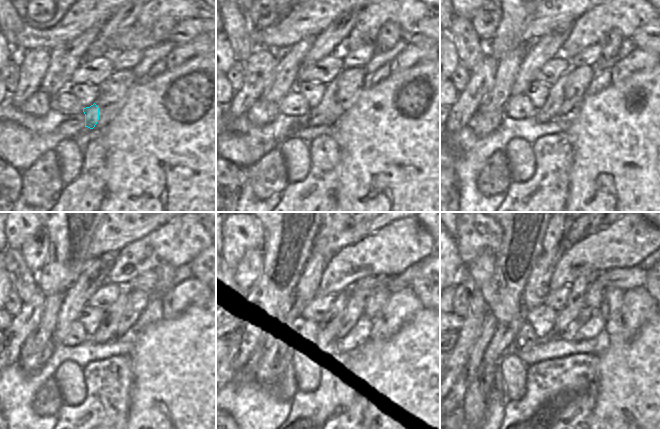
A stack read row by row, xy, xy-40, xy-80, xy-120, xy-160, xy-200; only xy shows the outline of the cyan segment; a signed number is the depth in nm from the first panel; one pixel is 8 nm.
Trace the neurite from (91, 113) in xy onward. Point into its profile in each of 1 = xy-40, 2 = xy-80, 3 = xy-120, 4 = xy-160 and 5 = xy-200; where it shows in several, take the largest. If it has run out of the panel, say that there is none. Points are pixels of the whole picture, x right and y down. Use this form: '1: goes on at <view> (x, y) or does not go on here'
1: goes on at xy-40 (324, 113)
2: goes on at xy-80 (549, 111)
3: goes on at xy-120 (106, 331)
4: goes on at xy-160 (335, 327)
5: goes on at xy-200 (569, 313)

